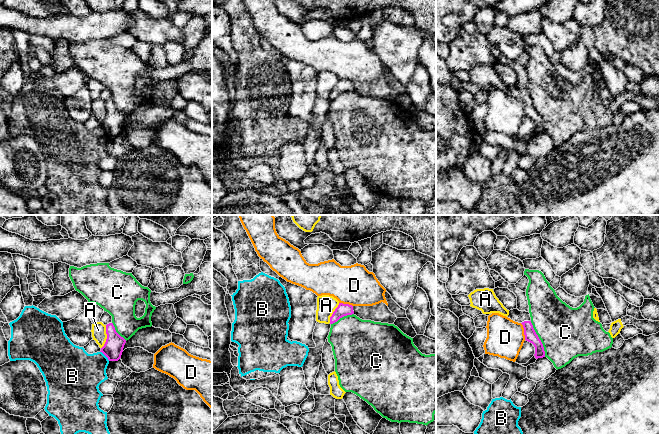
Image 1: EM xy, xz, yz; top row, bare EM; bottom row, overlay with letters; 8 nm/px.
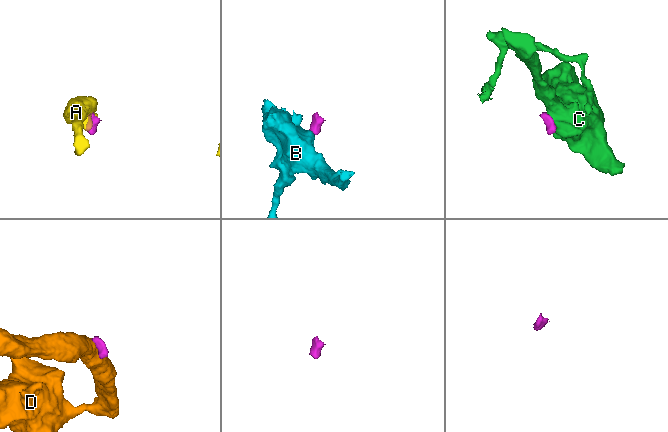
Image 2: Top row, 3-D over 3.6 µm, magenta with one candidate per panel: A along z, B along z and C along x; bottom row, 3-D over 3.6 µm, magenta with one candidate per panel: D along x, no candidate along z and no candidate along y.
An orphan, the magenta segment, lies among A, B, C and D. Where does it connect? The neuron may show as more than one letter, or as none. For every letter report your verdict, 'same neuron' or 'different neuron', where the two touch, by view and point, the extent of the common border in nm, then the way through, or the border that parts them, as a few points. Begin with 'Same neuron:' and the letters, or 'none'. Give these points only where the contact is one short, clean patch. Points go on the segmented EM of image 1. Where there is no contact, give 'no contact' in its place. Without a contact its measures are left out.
Same neuron: none
A: different neuron; meets magenta in xy at (107, 337); contact 200 nm long; border along xy (106, 325), (106, 341), (101, 348)
B: different neuron; meets magenta in xy at (105, 355); contact 110 nm long; border along xy (100, 351), (109, 360)
C: different neuron; meets magenta in yz at (539, 339); contact 320 nm long; border along yz (530, 321), (542, 344), (545, 356)
D: different neuron; meets magenta in yz at (524, 331); contact 140 nm long; border along yz (520, 323), (525, 339)

